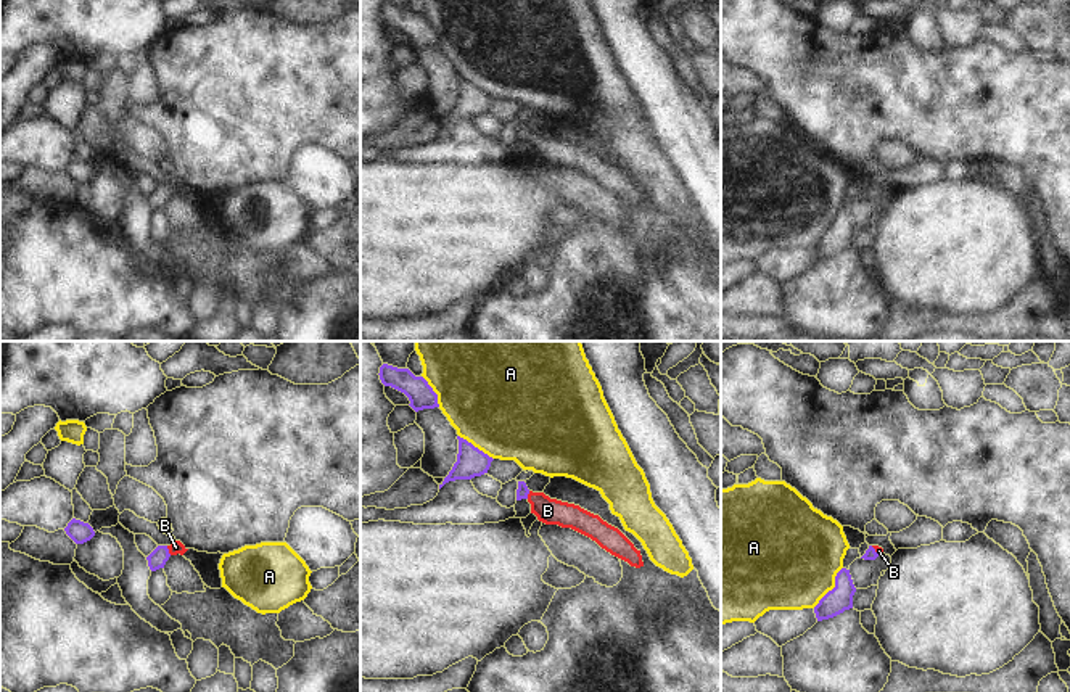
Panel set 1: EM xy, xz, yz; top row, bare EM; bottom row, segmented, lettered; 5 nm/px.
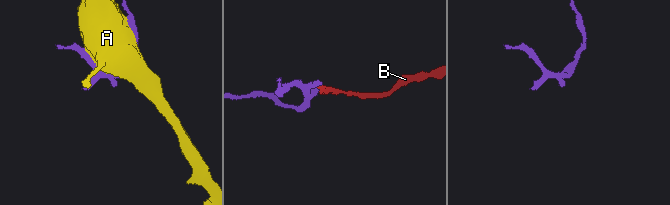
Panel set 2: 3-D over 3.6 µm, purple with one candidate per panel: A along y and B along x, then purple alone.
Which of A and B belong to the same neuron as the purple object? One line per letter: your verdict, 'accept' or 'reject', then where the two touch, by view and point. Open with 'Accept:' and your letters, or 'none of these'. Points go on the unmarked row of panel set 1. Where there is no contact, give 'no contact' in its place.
Accept: B
A: reject; contact yz (834, 227)
B: accept; contact xy (168, 190)

